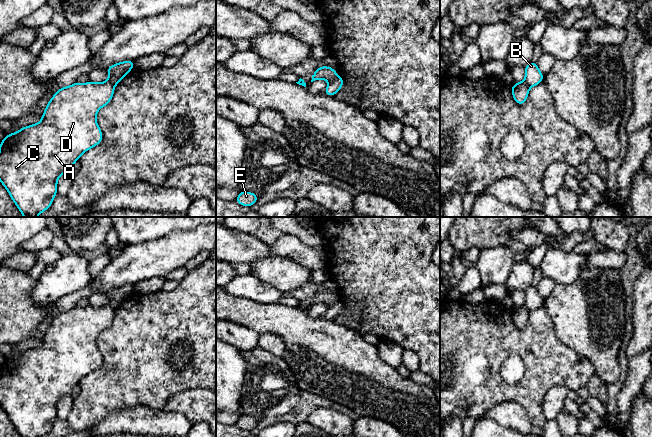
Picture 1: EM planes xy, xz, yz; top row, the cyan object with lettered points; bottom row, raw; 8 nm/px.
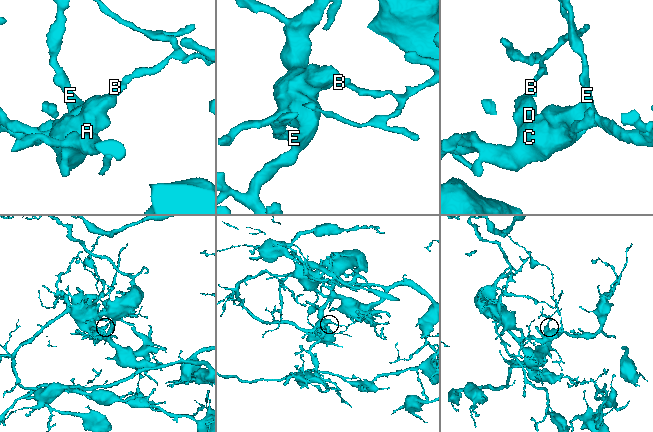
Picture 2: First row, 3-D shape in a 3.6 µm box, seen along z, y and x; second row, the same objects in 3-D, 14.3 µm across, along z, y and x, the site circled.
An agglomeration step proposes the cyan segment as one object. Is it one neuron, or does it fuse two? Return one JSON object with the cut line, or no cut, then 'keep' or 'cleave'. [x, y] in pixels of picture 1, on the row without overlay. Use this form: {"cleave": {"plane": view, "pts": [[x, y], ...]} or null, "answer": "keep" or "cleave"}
{"cleave": {"plane": "xz", "pts": [[338, 300], [329, 307]]}, "answer": "cleave"}

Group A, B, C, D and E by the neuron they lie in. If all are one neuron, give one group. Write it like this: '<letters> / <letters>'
A C D E / B

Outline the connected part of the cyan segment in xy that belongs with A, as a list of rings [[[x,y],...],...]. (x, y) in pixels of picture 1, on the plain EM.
[[[108,304],[102,307],[75,306],[71,310],[60,312],[48,326],[42,338],[42,344],[21,352],[16,357],[5,359],[0,368],[0,406],[7,413],[13,426],[21,437],[42,437],[51,429],[57,418],[57,404],[64,397],[72,394],[74,387],[87,374],[103,364],[96,338],[112,323],[115,309]]]

